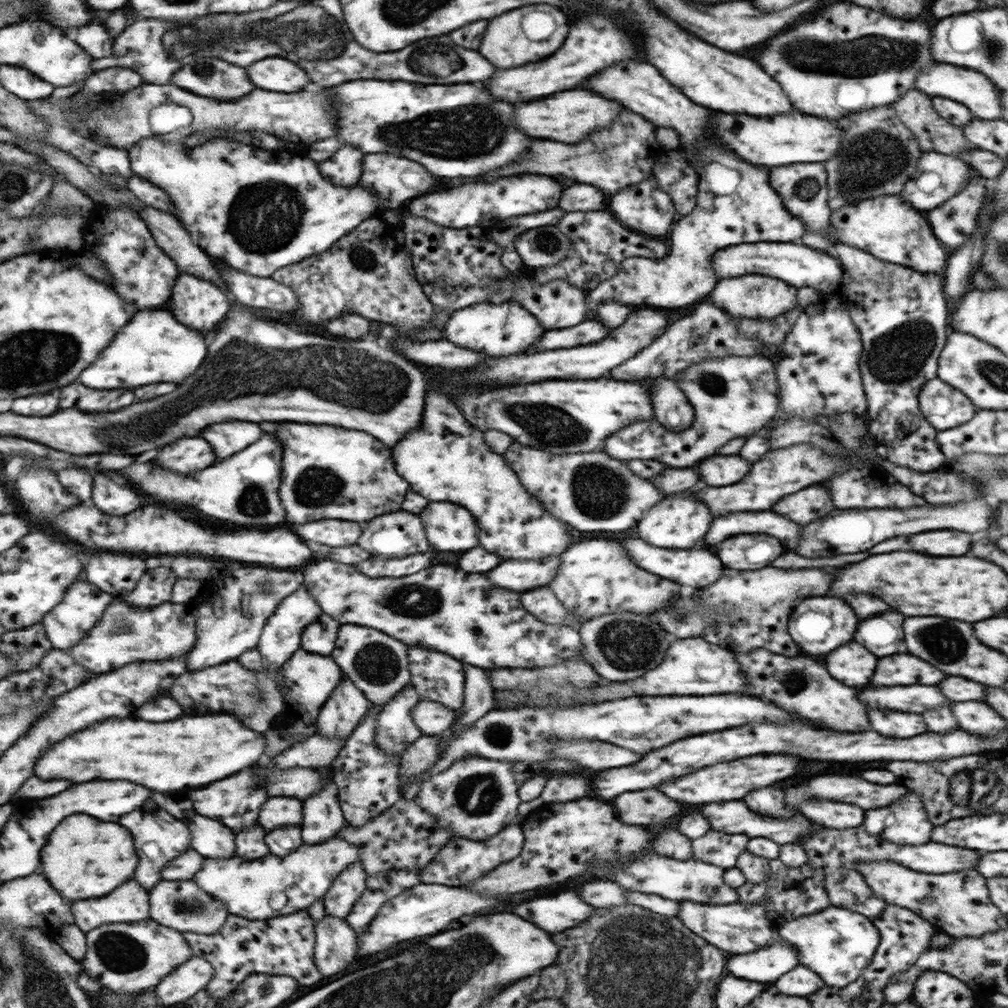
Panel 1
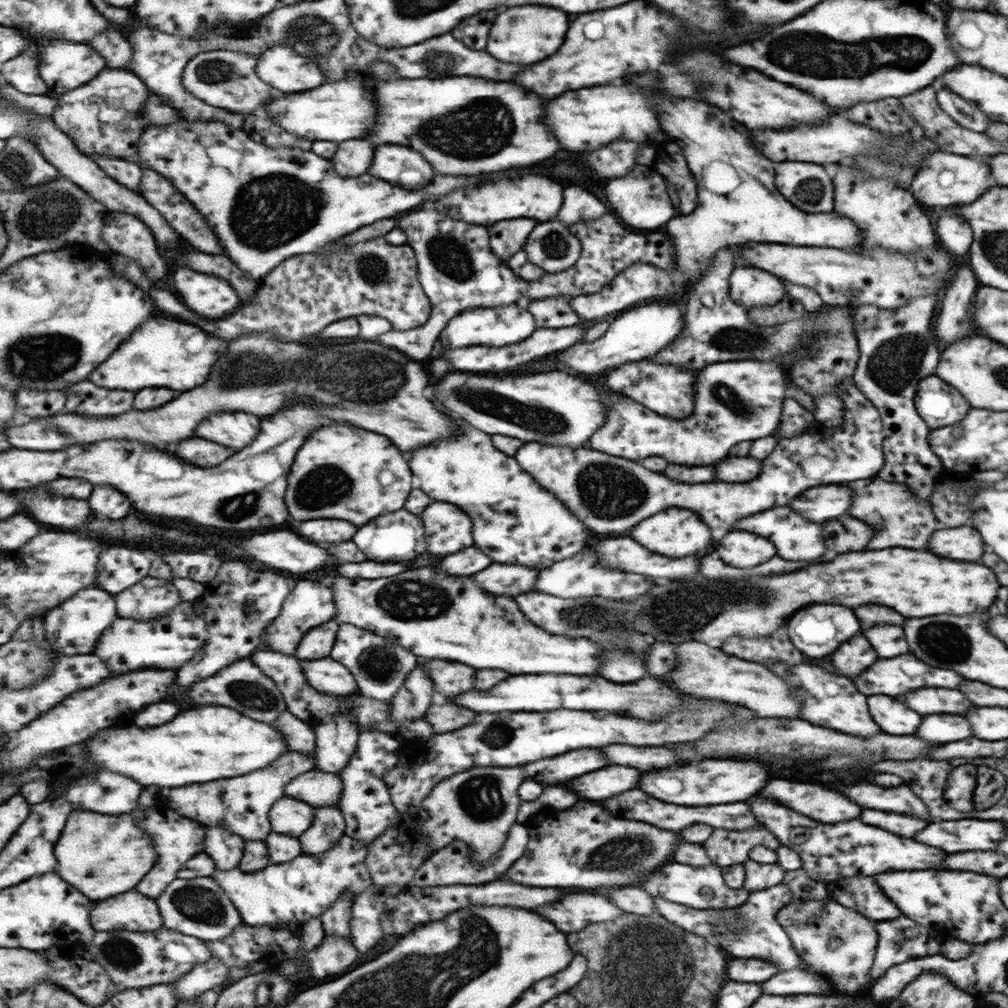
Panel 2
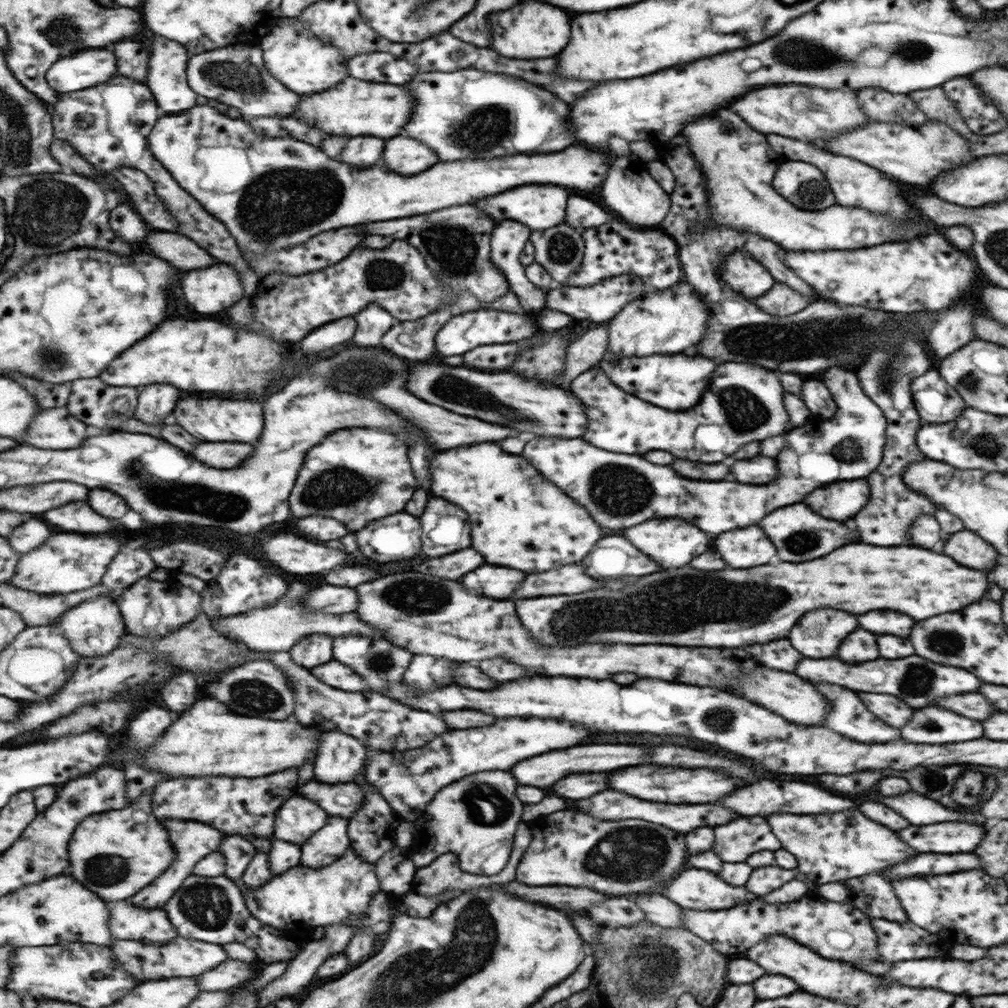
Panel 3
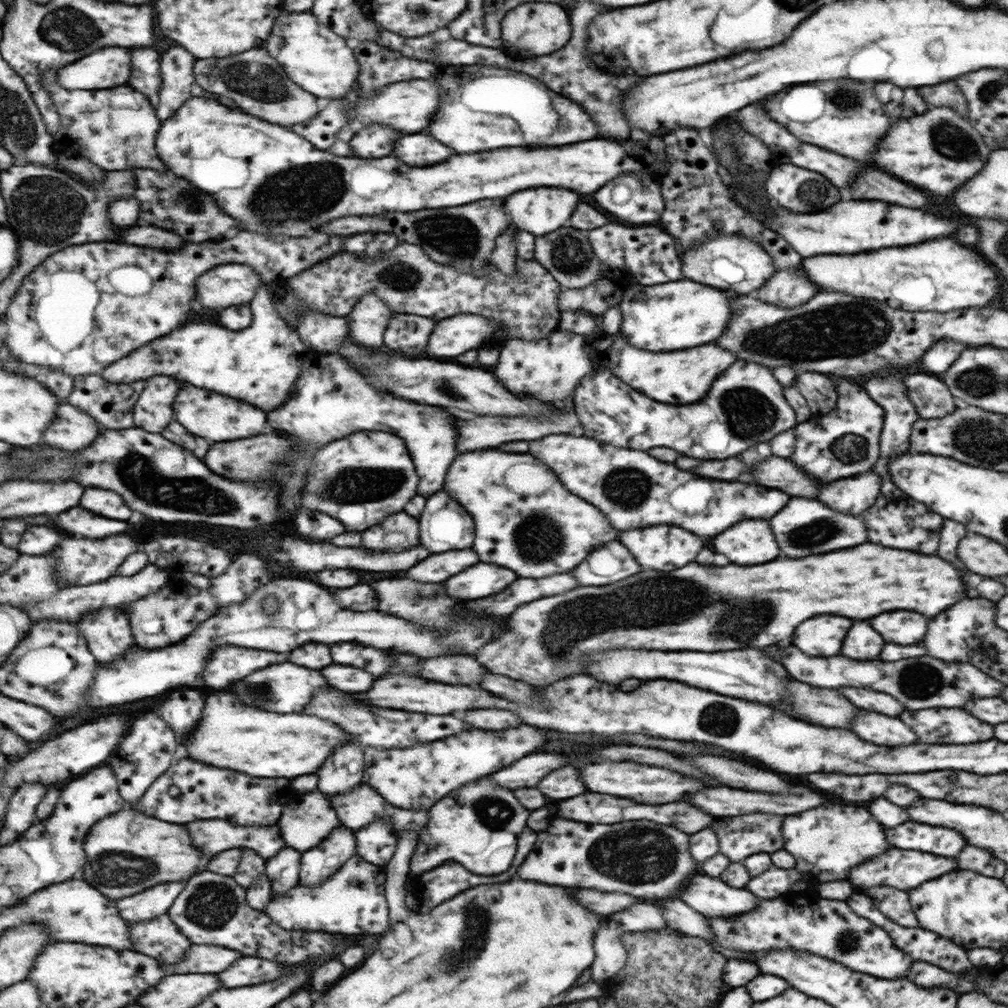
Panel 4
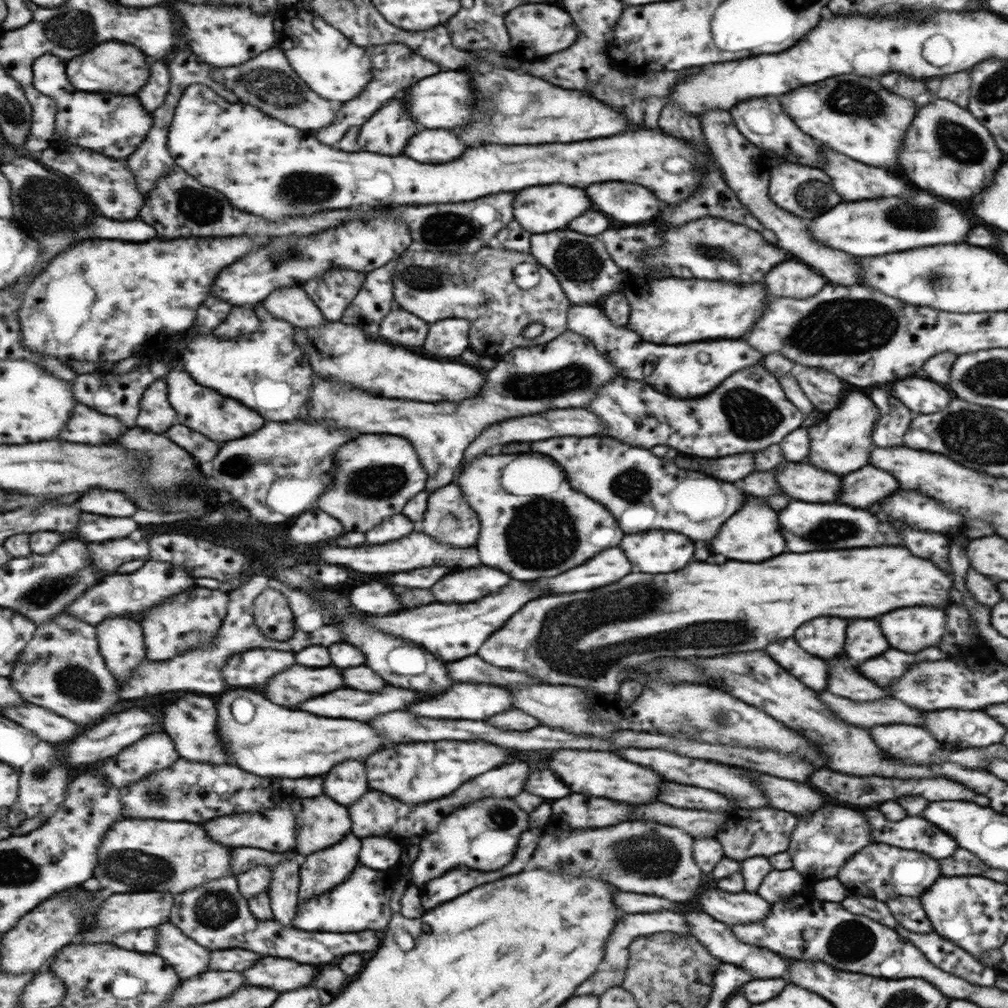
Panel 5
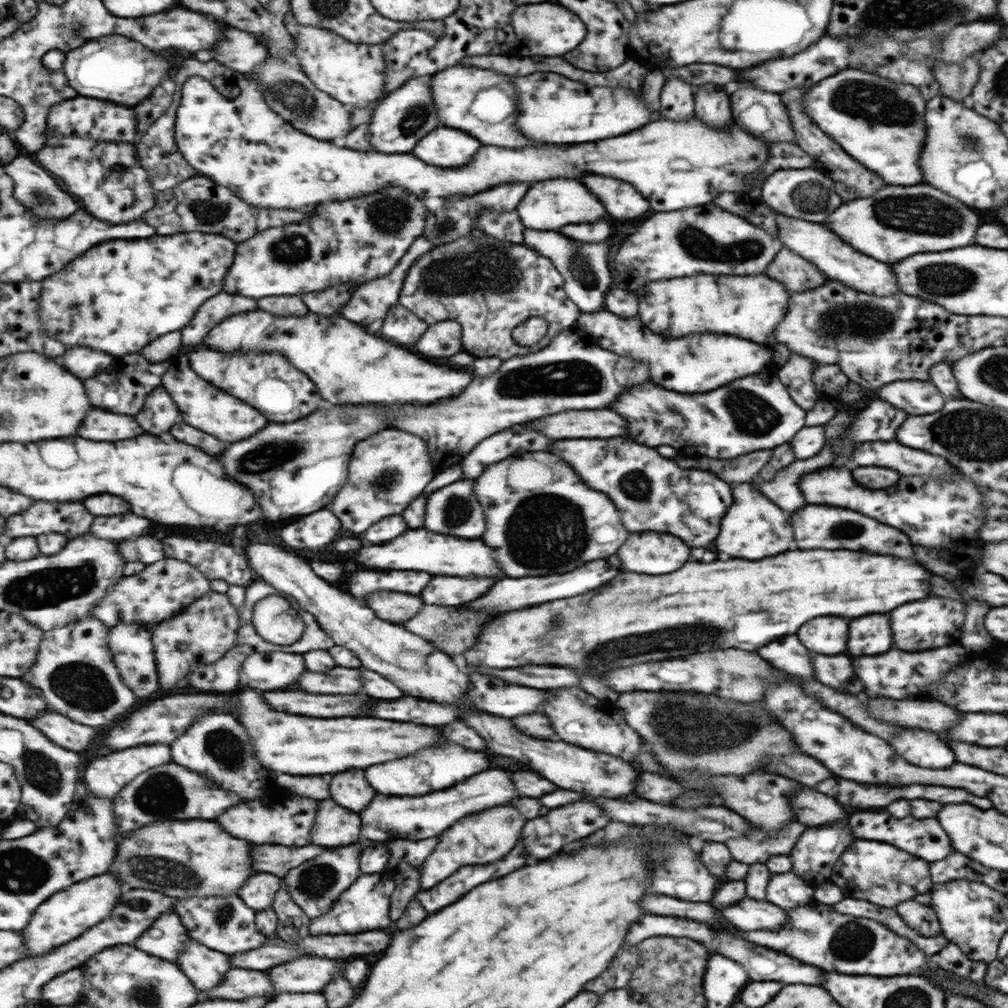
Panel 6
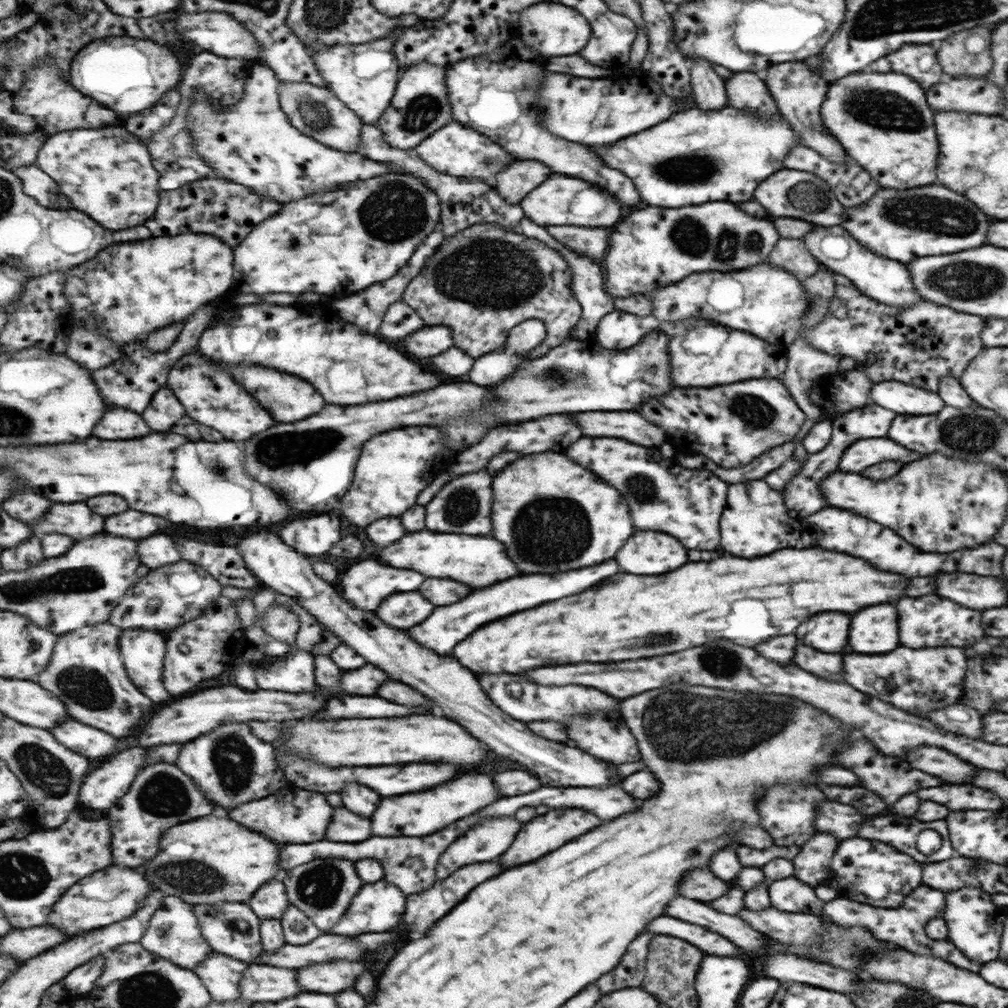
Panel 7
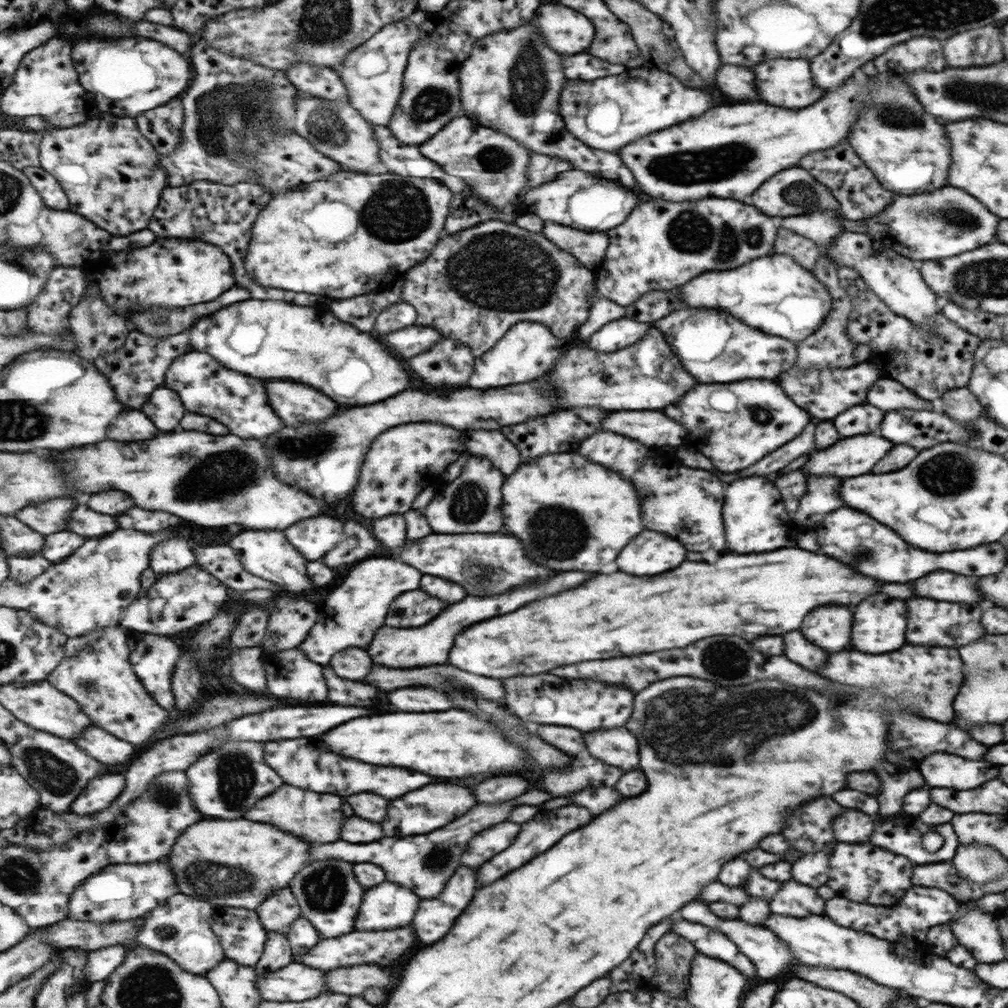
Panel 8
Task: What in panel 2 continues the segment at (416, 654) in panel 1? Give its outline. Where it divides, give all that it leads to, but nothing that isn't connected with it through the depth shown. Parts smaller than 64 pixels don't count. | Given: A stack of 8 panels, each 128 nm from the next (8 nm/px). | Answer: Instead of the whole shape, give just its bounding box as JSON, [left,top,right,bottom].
[418,657,475,696]

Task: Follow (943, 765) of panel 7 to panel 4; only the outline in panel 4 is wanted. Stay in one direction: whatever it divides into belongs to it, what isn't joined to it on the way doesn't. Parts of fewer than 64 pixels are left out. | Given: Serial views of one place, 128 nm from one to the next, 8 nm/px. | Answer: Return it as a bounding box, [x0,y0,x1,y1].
[851,710,917,746]

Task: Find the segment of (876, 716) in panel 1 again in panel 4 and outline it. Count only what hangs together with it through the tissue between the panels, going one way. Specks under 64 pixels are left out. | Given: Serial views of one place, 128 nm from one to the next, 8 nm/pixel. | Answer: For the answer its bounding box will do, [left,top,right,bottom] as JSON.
[841,686,903,716]

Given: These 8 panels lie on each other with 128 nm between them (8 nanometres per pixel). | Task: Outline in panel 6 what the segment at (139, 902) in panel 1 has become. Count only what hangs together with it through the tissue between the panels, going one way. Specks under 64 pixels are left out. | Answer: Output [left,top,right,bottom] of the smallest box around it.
[177,938,235,992]

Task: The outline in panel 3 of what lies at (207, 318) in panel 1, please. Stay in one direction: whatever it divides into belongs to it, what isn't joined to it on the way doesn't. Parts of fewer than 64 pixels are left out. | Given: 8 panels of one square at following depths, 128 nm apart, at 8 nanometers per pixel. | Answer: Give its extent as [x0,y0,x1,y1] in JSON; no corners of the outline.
[183,263,246,316]

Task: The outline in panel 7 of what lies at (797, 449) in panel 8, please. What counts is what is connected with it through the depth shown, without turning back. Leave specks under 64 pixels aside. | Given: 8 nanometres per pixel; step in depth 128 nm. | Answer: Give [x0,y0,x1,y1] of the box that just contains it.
[677,441,795,484]

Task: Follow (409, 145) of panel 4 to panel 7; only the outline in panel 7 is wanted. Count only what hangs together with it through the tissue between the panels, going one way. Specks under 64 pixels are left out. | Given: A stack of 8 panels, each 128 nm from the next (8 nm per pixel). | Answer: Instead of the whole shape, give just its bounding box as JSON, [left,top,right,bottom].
[415,120,519,181]

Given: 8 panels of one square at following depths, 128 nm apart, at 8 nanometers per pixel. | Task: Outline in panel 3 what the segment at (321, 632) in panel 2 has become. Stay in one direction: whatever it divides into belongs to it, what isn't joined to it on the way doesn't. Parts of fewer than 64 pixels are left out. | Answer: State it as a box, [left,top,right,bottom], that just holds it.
[290,634,333,668]

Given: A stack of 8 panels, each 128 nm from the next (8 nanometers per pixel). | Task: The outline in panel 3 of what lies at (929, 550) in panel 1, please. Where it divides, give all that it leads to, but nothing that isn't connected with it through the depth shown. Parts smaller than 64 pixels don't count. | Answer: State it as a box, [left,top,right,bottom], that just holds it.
[943,530,999,570]

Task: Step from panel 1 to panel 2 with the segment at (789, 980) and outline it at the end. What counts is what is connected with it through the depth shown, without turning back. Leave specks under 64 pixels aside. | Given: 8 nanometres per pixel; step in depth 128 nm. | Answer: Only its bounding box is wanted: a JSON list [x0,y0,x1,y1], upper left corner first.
[761,970,834,995]

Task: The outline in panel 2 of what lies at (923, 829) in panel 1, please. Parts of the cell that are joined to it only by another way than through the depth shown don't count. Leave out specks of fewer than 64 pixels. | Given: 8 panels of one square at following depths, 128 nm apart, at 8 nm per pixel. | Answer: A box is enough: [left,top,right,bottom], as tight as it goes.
[861,808,925,838]

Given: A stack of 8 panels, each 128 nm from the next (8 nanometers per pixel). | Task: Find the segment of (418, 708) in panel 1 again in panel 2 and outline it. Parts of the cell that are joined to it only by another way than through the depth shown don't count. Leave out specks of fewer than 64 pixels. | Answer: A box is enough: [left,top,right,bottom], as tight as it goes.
[423,704,476,734]

